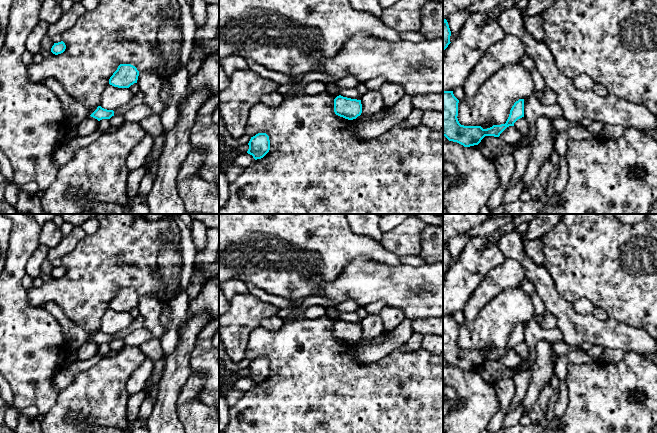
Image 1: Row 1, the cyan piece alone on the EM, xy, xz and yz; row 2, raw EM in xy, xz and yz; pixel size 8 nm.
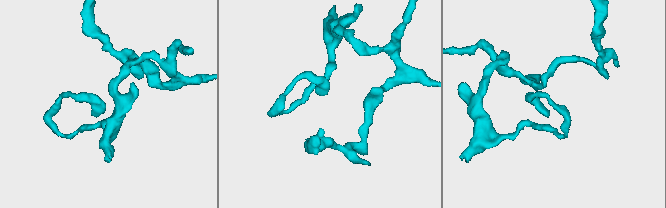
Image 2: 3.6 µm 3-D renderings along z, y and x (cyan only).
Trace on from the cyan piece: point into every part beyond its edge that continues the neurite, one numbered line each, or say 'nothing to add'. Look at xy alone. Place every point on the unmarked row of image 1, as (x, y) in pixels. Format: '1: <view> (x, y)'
nothing to add

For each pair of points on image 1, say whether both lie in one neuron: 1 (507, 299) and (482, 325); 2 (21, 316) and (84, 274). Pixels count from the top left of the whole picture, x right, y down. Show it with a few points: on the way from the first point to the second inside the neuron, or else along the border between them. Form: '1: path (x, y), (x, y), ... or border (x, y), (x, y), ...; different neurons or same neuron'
1: path (503, 306), (489, 320); same neuron
2: border (27, 290), (28, 302), (31, 305), (41, 307); different neurons

